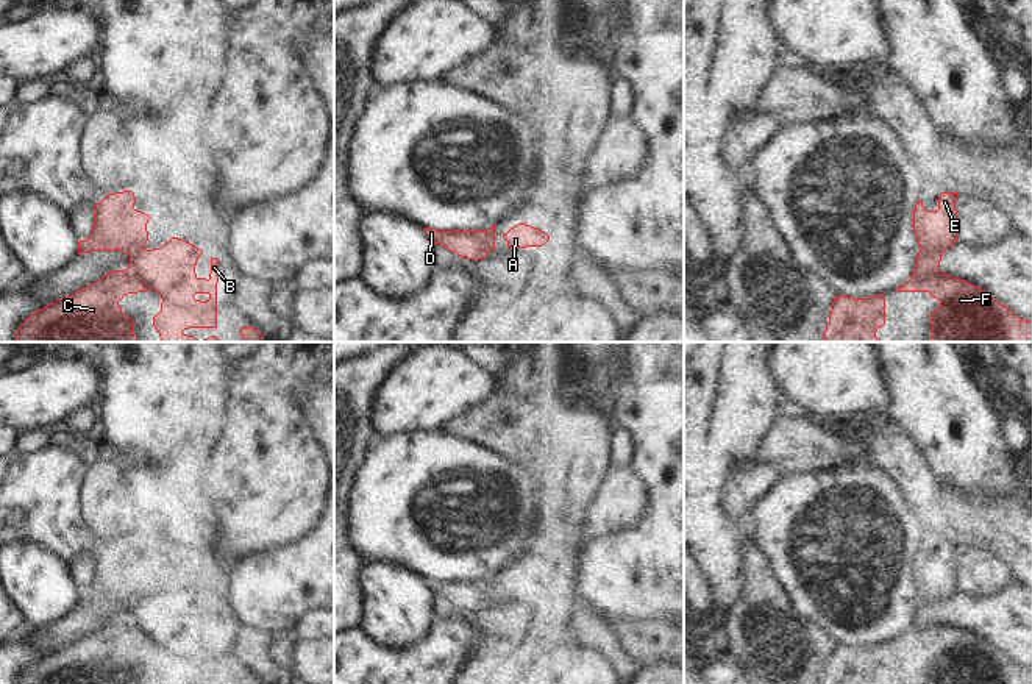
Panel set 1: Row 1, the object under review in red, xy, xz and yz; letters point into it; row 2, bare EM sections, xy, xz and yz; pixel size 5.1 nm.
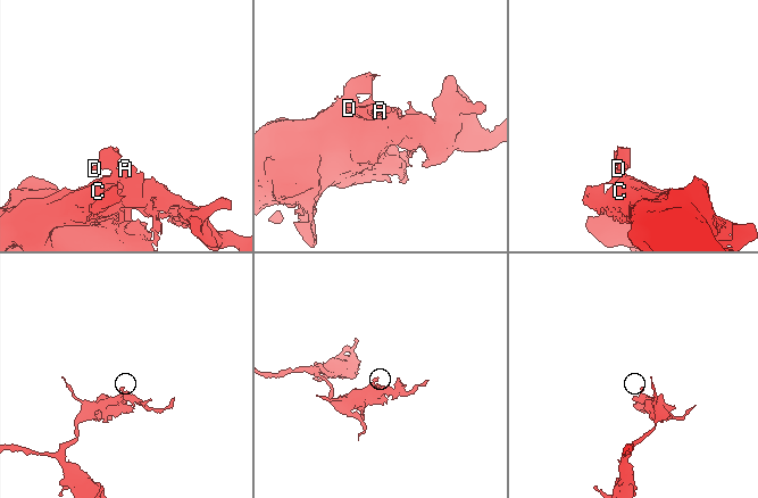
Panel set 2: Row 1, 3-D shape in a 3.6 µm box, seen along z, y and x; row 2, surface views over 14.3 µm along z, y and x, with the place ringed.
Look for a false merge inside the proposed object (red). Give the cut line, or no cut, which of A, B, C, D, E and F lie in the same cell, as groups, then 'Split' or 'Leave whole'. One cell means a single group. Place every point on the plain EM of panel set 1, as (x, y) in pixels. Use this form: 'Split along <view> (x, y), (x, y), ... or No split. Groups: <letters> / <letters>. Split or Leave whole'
Split along yz (921, 597), (943, 600). Groups: A B C F / D E. Split

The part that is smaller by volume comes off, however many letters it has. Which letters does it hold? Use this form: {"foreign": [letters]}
{"foreign": ["D", "E"]}

